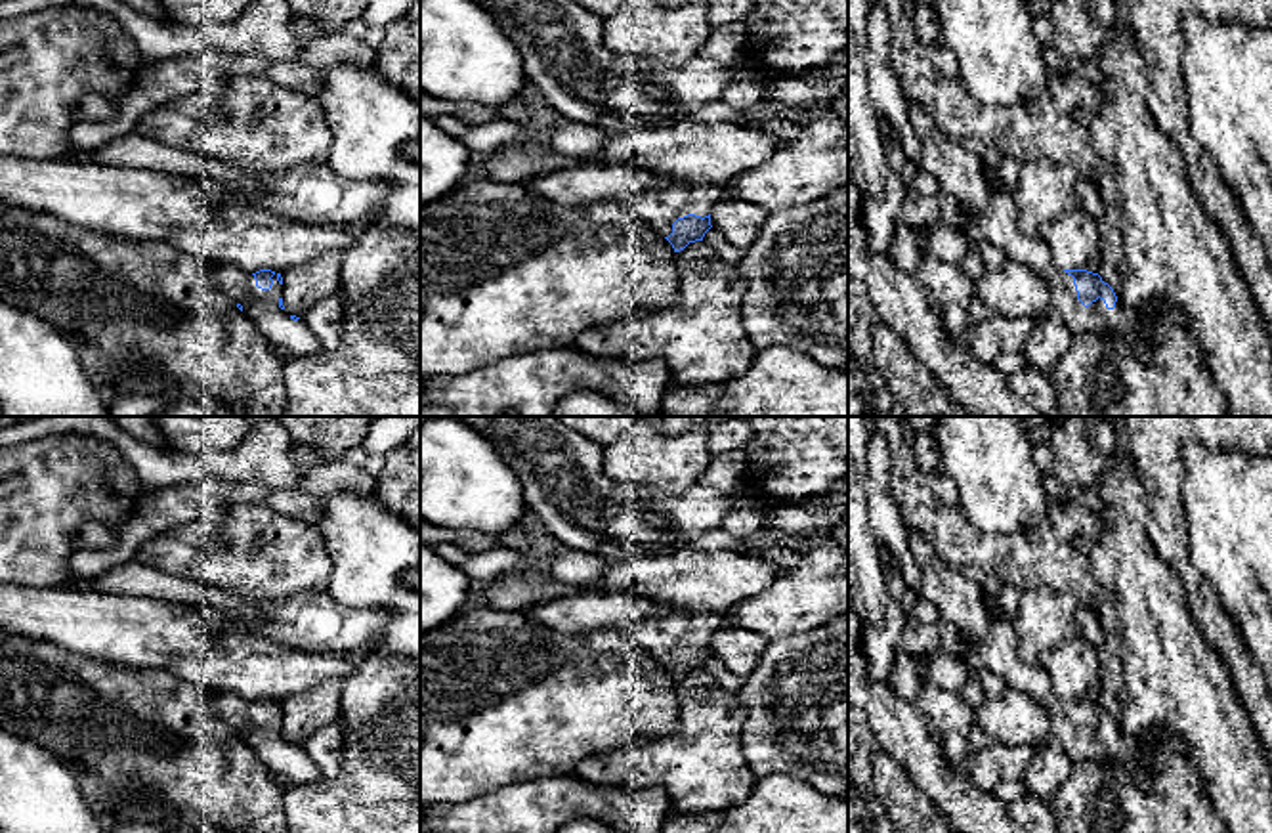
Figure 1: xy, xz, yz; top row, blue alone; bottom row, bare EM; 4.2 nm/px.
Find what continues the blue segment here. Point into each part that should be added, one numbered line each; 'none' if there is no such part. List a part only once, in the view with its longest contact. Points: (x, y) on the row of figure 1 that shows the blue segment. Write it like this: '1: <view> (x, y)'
1: yz (961, 174)

